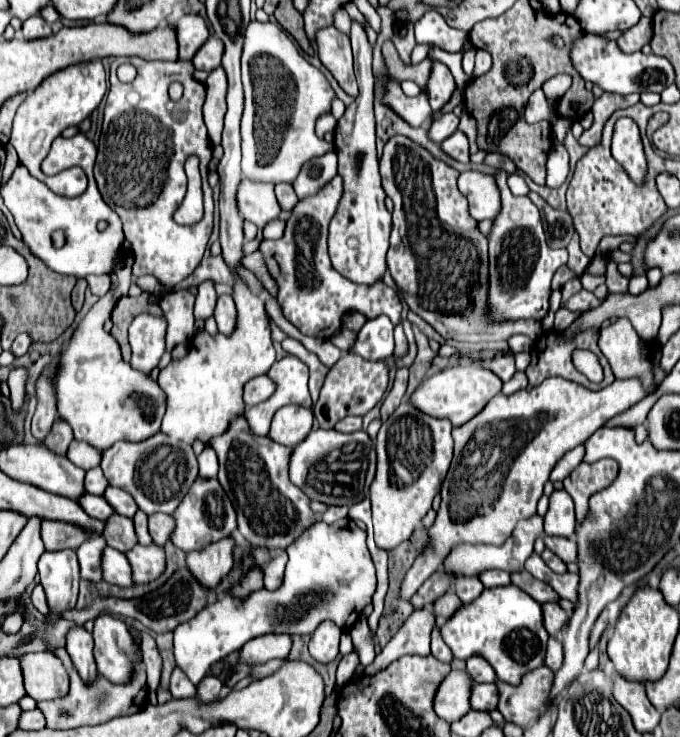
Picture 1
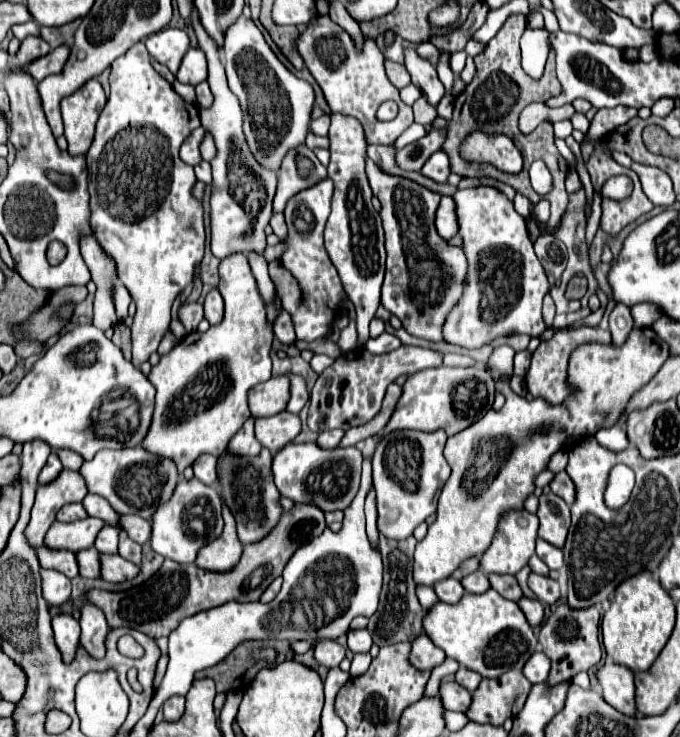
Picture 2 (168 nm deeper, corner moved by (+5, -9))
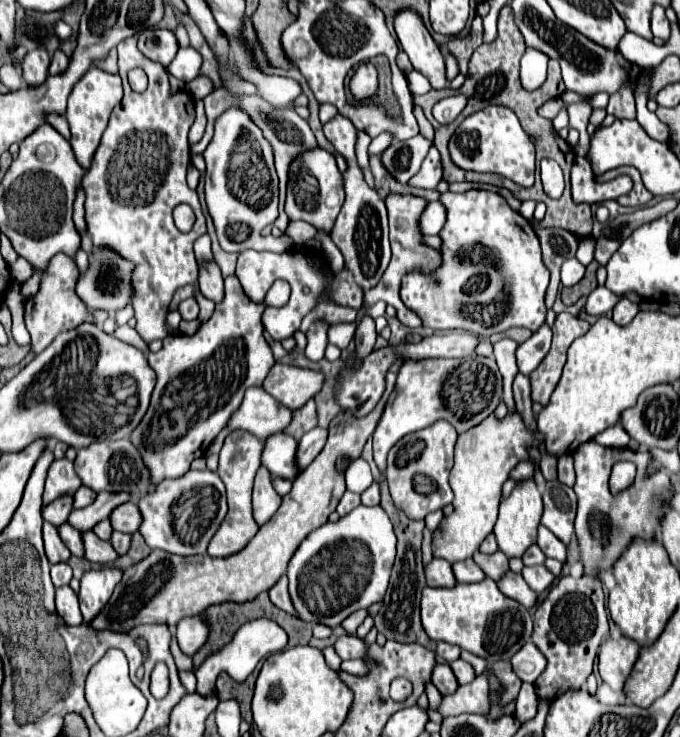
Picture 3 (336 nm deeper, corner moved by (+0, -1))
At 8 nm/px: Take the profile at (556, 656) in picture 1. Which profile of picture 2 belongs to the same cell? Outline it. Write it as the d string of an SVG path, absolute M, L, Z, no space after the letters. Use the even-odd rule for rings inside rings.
M542 651L534 653L530 659L528 659L528 665L524 665L524 675L528 677L530 683L544 683L548 681L548 673L550 673L550 661L548 657L544 657Z

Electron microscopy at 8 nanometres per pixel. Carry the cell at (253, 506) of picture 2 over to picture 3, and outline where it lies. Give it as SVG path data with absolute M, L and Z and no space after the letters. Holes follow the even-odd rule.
M261 467L257 471L255 487L253 487L253 515L255 515L255 521L259 525L267 523L273 517L273 513L279 509L279 505L281 505L281 497L277 495L277 491L271 485L271 473L265 467Z

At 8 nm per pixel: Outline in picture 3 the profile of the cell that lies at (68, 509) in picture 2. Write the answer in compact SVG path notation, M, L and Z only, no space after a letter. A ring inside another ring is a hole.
M67 495L57 497L55 501L51 501L49 505L43 507L43 519L59 527L67 521L71 509L73 509L73 497L67 497Z

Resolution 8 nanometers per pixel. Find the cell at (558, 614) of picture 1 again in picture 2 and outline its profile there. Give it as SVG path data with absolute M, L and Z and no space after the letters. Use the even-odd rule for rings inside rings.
M524 597L524 599L518 601L518 605L524 611L524 615L526 615L526 619L528 619L528 623L532 627L542 625L542 621L544 621L544 605L540 601L534 601L534 599Z

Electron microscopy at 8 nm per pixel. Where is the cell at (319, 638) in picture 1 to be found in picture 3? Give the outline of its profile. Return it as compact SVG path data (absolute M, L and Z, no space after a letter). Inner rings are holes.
M343 635L335 643L335 651L341 659L363 659L365 661L367 649L369 649L369 645L363 639L359 639L357 635Z

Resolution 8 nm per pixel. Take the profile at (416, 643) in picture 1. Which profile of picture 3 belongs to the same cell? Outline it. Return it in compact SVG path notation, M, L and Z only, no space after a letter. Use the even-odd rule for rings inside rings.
M437 643L437 655L443 657L447 663L453 661L453 659L459 659L459 653L461 653L461 647L457 647L457 645L451 645L451 643Z

